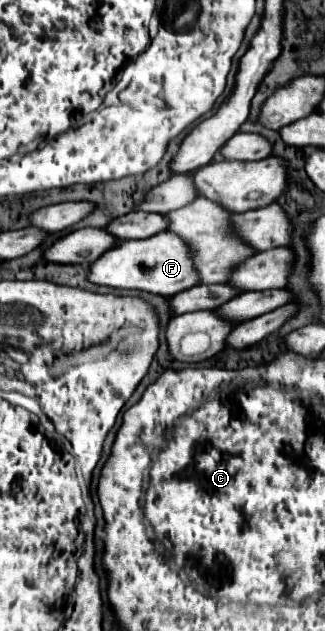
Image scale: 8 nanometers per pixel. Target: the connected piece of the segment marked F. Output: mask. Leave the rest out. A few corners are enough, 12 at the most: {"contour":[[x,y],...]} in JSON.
{"contour":[[163,231],[121,241],[89,281],[169,297],[199,285],[193,251]]}

